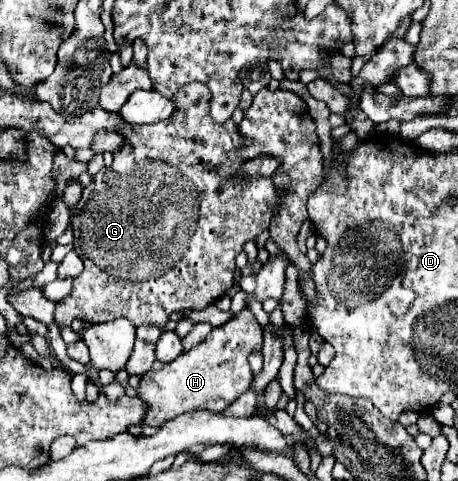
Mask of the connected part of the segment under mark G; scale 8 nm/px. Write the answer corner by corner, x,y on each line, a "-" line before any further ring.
193,82
183,86
173,98
177,100
177,112
169,120
149,126
129,126
121,132
127,138
125,148
117,150
113,164
99,170
83,190
73,234
75,252
81,256
85,268
73,280
73,292
59,302
61,308
57,308
55,316
59,328
71,326
73,318
97,324
121,316
129,318
135,326
157,324
163,328
171,312
211,306
233,286
235,256
243,250
243,244
255,240
259,232
269,228
279,208
283,192
275,188
273,176
239,180
217,172
215,164
225,162
229,152
241,150
245,136
241,136
233,120
223,124
213,122
207,110
209,90

